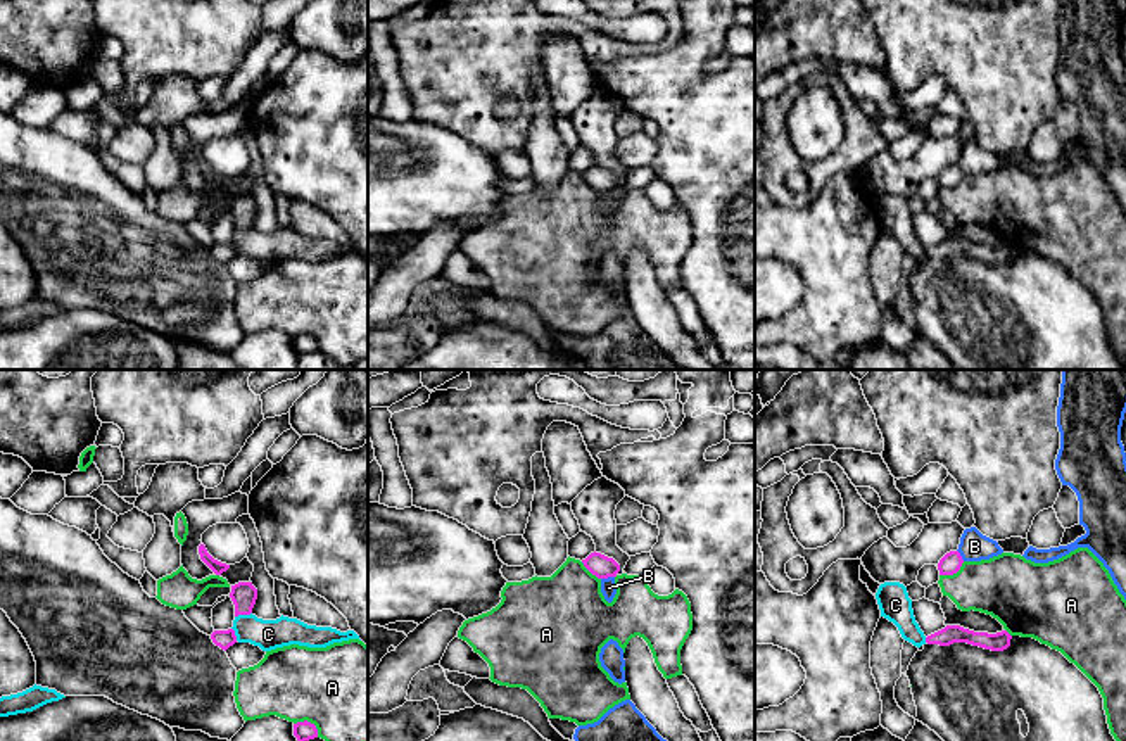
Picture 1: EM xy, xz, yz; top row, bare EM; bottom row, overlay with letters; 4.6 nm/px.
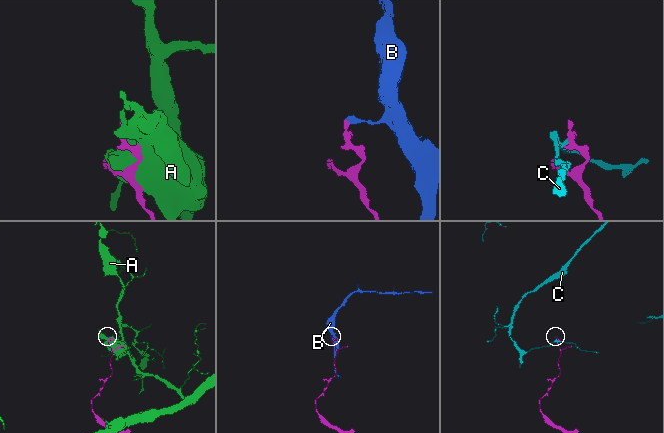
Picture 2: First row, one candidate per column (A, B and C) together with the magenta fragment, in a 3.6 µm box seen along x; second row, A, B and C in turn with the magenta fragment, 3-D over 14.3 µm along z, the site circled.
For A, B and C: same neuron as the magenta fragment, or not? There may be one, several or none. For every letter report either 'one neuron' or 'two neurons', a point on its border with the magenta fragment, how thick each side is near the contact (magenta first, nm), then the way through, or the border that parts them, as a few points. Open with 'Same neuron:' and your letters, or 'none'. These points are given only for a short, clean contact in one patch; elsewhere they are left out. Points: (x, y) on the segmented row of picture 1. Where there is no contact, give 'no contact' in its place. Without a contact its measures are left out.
Same neuron: none
A: two neurons; meets magenta in xy at (309, 722); 90 nm thick on the magenta side, 460 nm on the other
B: two neurons; meets magenta in xz at (607, 577); 110 nm thick on the magenta side, 70 nm on the other; border along xz (613, 576), (601, 579)
C: two neurons; meets magenta in xy at (242, 614); 120 nm thick on the magenta side, 140 nm on the other; border along xy (251, 612), (235, 617)

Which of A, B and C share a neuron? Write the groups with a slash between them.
A / B / C

